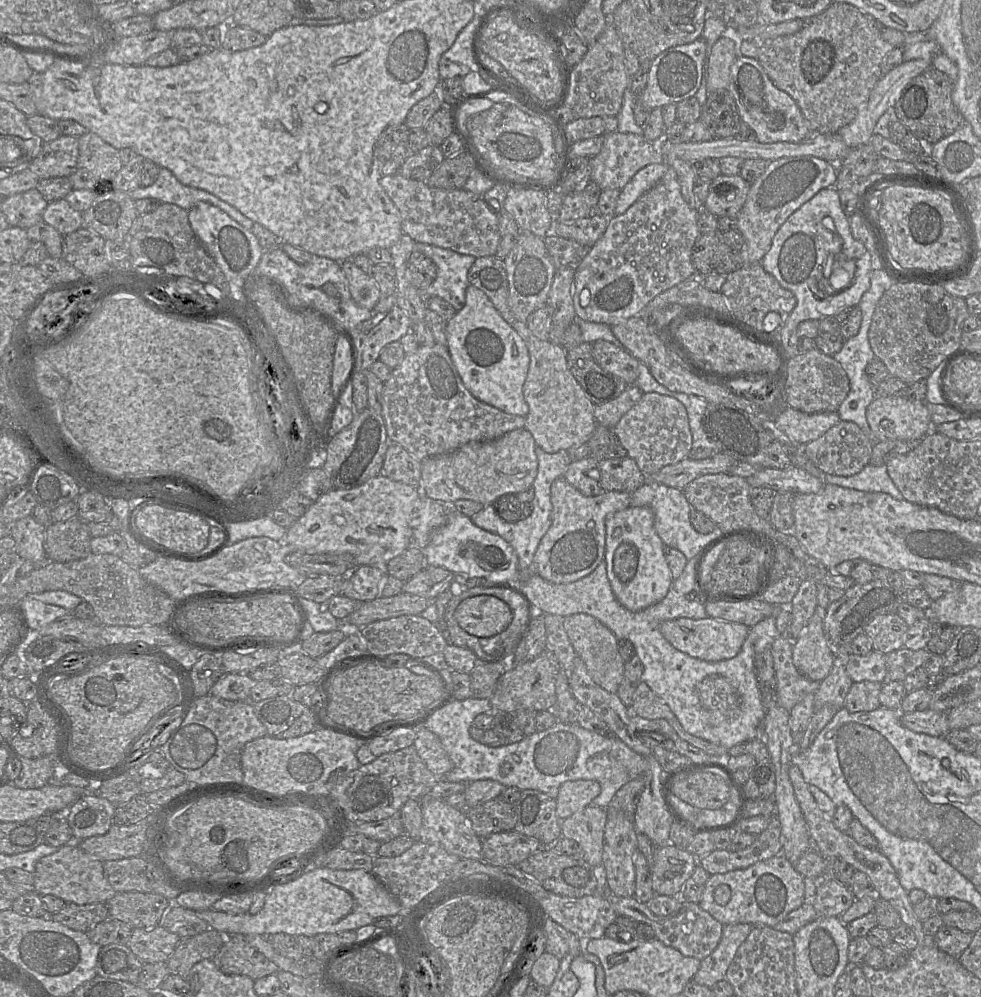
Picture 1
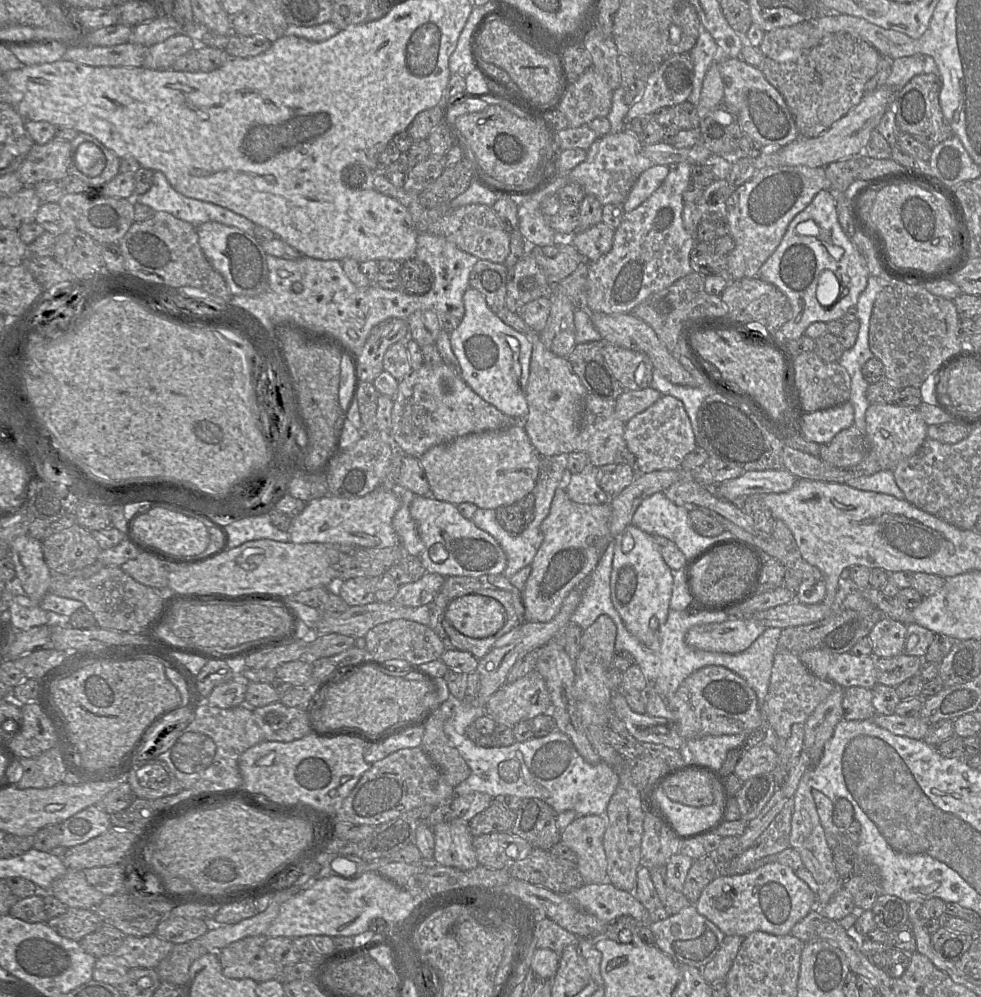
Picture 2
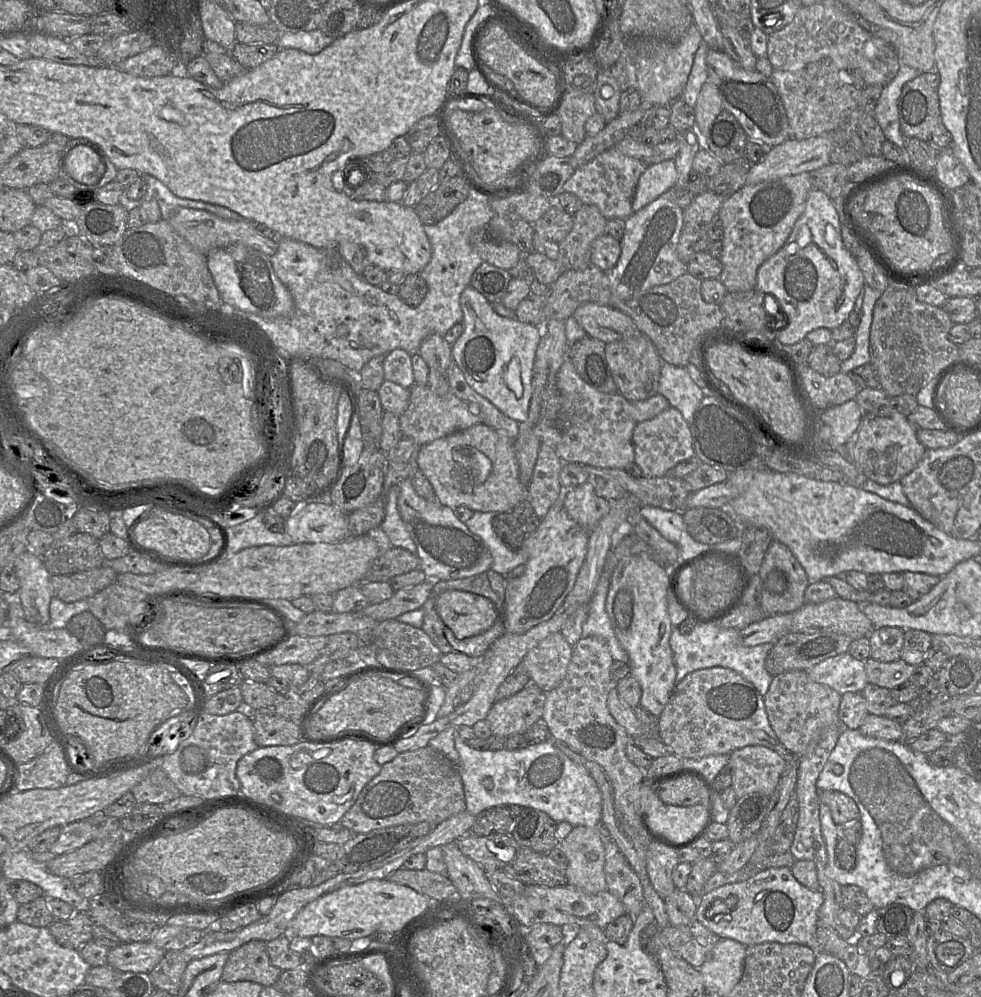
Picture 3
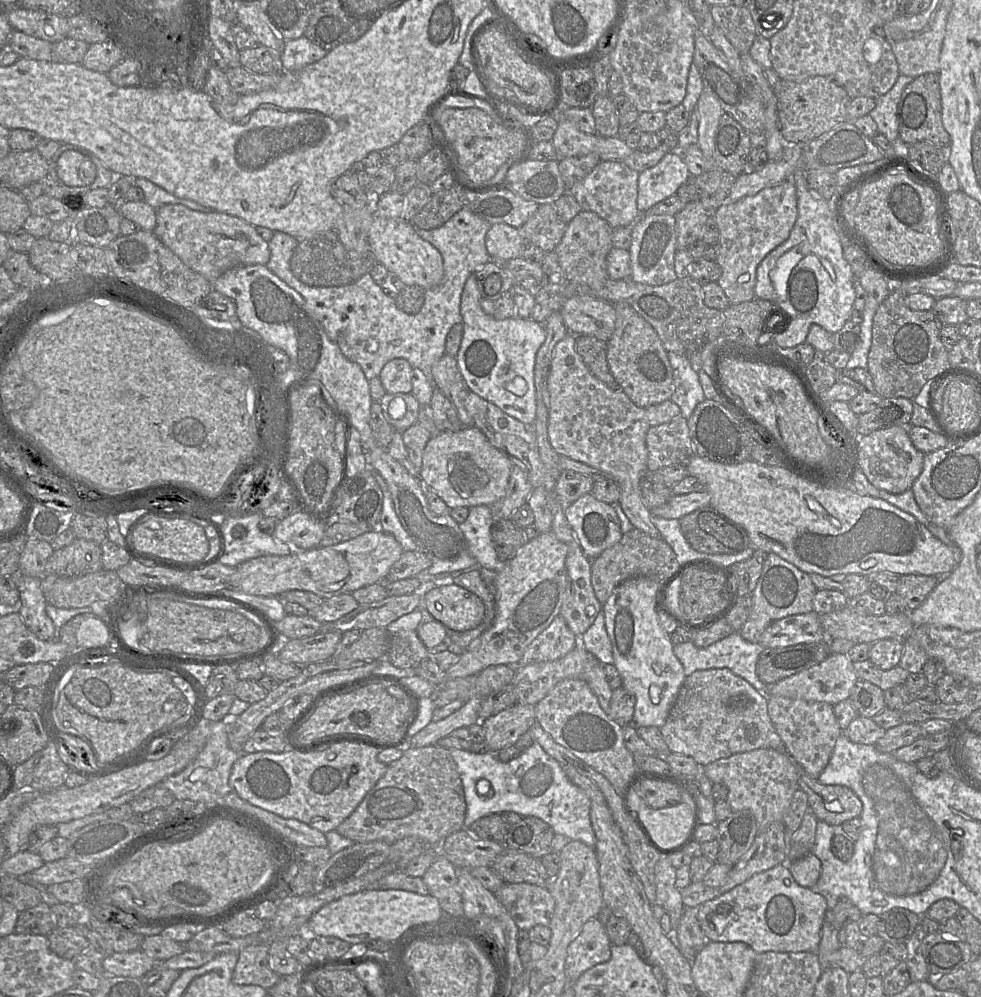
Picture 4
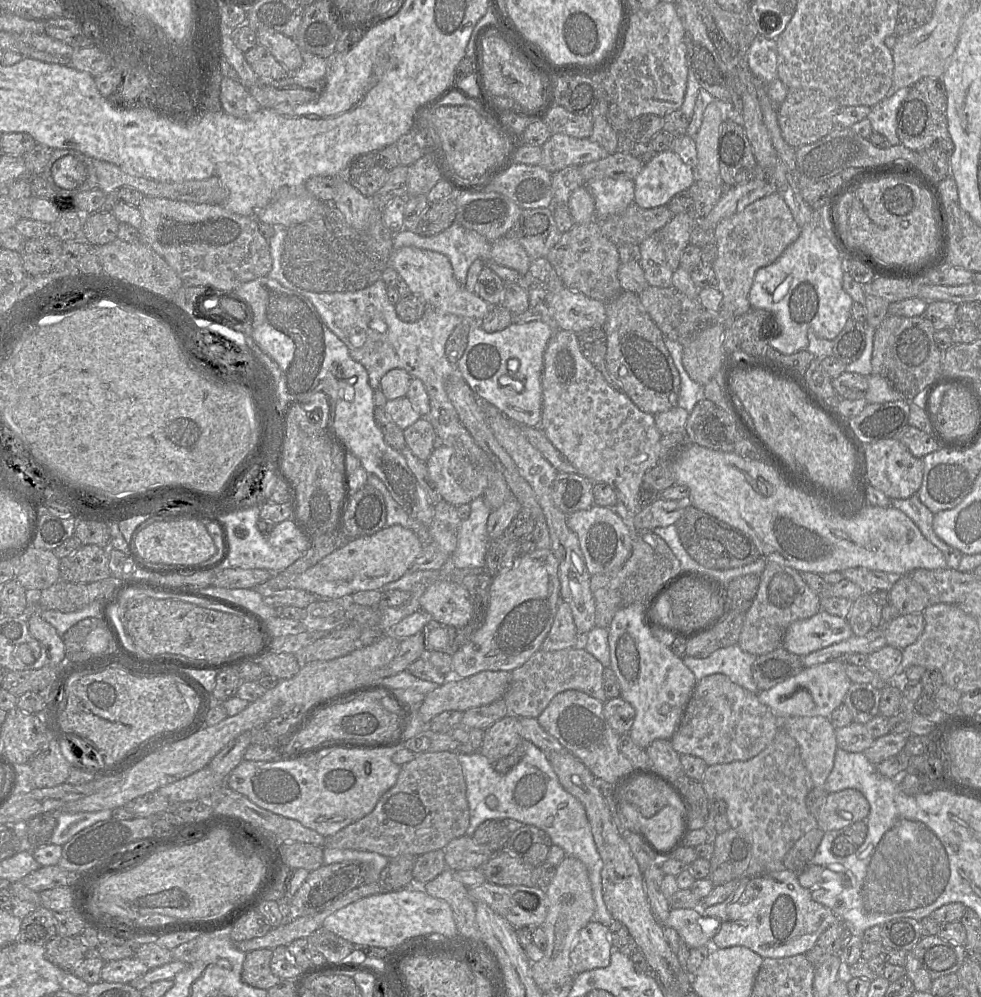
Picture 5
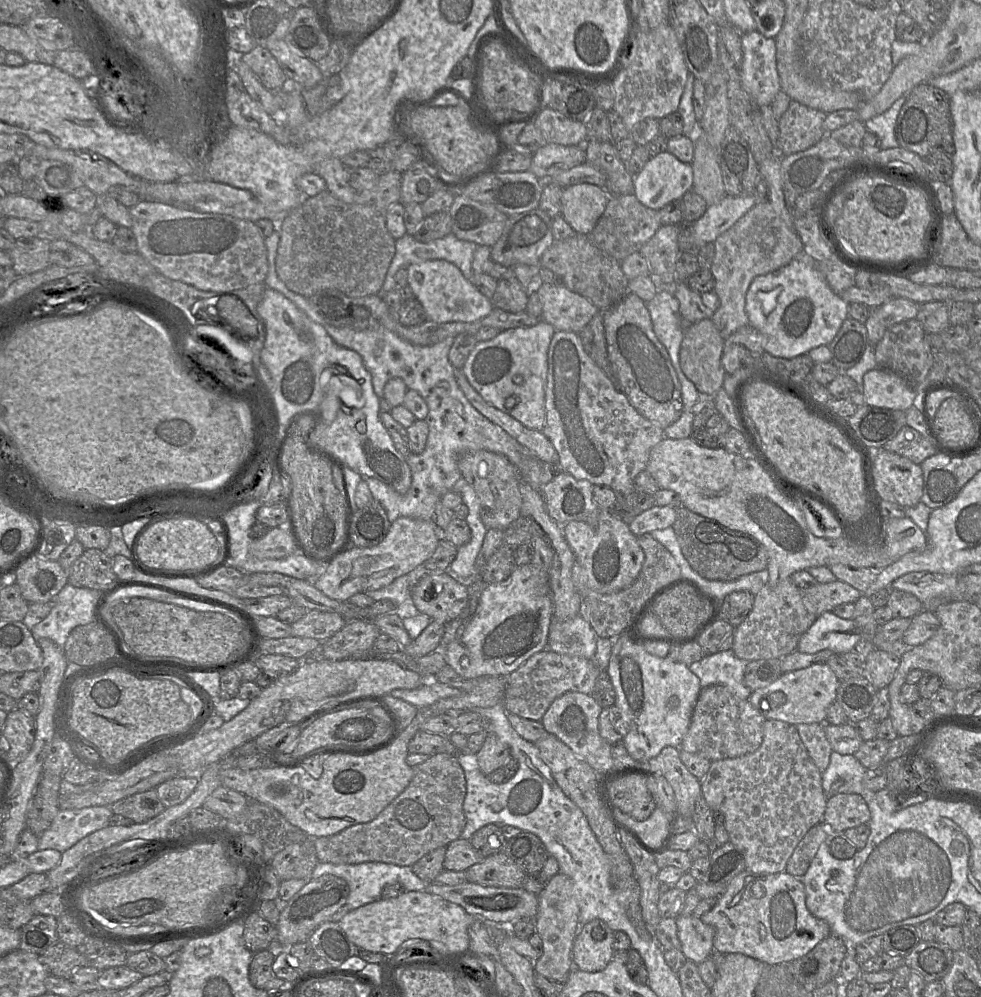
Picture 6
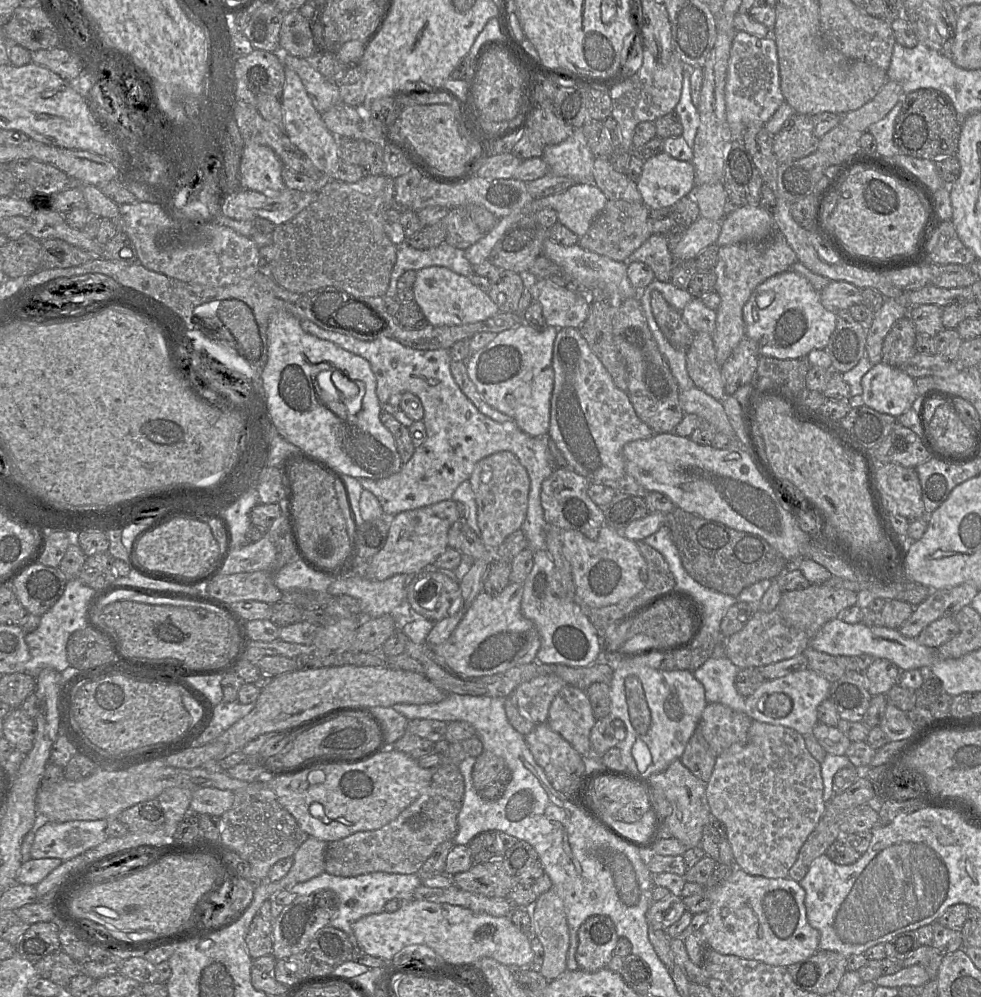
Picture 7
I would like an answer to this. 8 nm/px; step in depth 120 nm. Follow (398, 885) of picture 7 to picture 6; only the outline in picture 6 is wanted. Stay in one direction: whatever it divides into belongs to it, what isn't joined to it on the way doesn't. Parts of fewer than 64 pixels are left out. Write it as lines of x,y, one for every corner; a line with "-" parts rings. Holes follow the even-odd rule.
318,861
311,873
310,878
318,878
325,874
331,874
343,878
349,887
349,895
345,905
330,917
330,921
336,923
338,923
340,919
349,911
380,899
381,892
386,885
398,883
404,888
405,891
423,891
427,886
426,882
414,874
411,866
399,866
383,862
333,864

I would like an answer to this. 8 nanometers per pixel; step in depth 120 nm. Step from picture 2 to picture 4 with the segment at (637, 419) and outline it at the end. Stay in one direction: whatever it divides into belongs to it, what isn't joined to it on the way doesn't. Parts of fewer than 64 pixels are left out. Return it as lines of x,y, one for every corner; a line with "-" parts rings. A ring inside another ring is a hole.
678,415
667,423
649,428
646,435
647,472
686,464
695,453
687,419

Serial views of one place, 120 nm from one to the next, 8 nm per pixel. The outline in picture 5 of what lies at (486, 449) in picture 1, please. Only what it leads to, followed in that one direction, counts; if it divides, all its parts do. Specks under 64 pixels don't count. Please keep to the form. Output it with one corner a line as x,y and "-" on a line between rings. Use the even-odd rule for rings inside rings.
435,447
426,466
442,499
455,507
470,504
488,487
487,476
453,447

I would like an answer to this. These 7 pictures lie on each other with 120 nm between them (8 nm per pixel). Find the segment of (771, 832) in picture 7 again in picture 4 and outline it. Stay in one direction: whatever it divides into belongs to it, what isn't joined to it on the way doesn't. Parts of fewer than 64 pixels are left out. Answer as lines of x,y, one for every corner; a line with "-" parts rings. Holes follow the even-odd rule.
760,748
736,753
703,767
703,773
714,783
728,787
728,802
732,812
749,810
755,816
759,831
773,821
783,821
794,793
800,788
798,769
785,751

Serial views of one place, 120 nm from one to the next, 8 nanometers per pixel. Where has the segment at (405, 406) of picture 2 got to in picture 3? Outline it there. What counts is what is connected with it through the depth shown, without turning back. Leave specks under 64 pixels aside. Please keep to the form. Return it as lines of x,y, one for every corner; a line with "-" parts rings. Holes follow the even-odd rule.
418,384
409,390
409,404
405,412
399,416
399,426
403,437
411,438
419,445
430,443
456,431
482,423
478,405
468,404
451,392
439,396
428,385

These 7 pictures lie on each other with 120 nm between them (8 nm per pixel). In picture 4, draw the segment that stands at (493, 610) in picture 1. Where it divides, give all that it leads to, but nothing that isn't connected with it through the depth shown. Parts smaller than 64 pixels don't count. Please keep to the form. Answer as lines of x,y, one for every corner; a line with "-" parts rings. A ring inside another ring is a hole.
446,585
429,591
423,597
423,607
447,629
466,632
479,626
485,616
482,601
458,585

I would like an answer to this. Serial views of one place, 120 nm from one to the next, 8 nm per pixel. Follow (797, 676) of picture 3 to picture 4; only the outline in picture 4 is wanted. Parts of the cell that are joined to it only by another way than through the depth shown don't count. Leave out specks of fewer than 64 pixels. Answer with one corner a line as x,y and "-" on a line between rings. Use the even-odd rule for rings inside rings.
768,696
768,714
785,745
785,753
813,778
818,779
833,754
837,739
843,733
837,723
833,705
783,696

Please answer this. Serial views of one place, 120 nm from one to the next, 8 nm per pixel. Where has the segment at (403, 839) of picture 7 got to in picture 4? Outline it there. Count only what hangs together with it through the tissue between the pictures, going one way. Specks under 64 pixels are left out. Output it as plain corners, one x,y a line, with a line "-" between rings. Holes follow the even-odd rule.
429,745
420,748
408,748
403,751
403,755
401,758
388,764
385,774
378,780
375,786
365,795
365,797
357,806
357,808
343,822
341,822
338,825
336,831
340,835
349,838
354,842
364,843
372,841
383,841
390,845
392,845
393,843
402,838
413,836
417,837
418,839
422,839
431,846
437,846
437,849
439,851
440,843
447,836
464,828
465,815
466,815
466,802
465,802
463,785
461,777
457,771
455,761
450,753
450,750
437,745

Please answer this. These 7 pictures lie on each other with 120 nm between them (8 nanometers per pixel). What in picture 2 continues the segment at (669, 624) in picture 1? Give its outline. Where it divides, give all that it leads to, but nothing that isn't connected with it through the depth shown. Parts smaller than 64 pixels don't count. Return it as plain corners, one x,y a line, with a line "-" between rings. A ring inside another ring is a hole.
729,618
722,623
696,625
689,629
688,646
710,652
738,654
745,651
766,627
744,618

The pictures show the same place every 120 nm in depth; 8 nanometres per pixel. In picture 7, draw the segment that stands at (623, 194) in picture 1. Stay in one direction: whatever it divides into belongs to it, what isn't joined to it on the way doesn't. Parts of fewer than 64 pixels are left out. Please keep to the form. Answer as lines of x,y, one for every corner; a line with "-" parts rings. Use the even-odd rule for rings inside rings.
662,151
644,161
636,184
643,203
650,209
673,206
682,197
693,194
694,165

